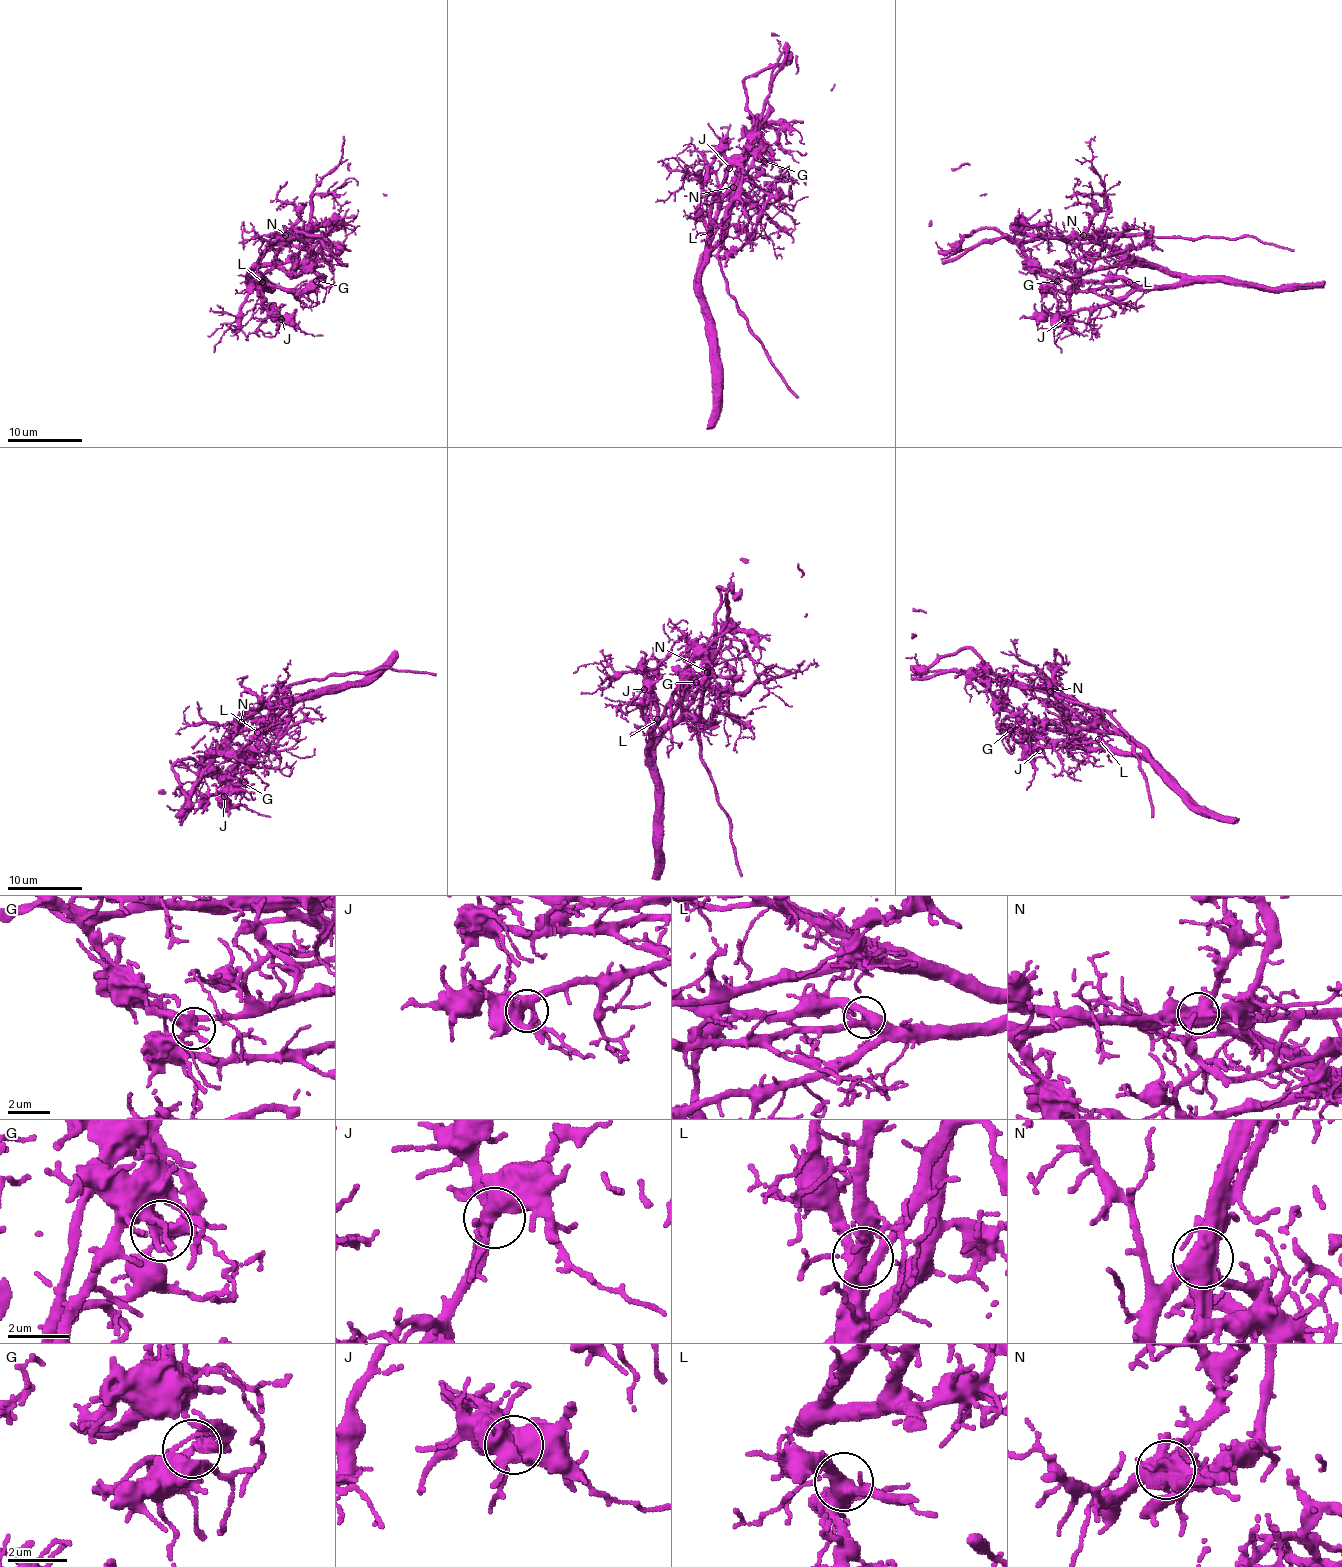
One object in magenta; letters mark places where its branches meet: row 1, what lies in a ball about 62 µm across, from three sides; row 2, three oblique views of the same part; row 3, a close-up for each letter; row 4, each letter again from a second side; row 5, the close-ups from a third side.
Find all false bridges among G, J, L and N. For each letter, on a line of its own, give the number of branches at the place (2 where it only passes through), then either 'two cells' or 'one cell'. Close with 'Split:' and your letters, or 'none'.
G: 4 | two cells
J: 5 | one cell
L: 4 | one cell
N: 6 | two cells
Split: G, N

